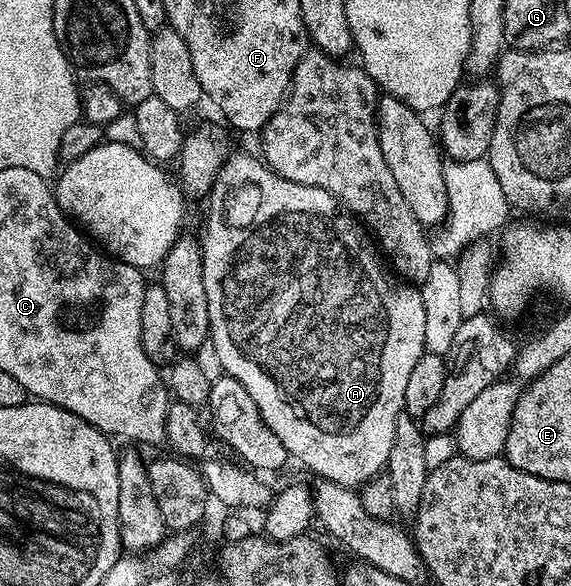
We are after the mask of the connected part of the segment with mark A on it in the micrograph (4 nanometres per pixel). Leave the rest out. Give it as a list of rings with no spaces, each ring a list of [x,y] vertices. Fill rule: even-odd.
[[[233,152],[216,176],[208,203],[202,252],[206,303],[210,315],[208,331],[211,350],[218,353],[225,374],[238,379],[238,383],[246,387],[246,395],[250,395],[258,411],[262,411],[266,427],[270,427],[270,431],[274,431],[274,435],[282,439],[282,447],[286,447],[289,458],[296,460],[297,457],[310,472],[317,473],[315,476],[325,481],[349,487],[367,485],[372,478],[385,472],[390,459],[394,423],[404,408],[406,382],[410,380],[414,363],[418,363],[420,356],[426,352],[426,307],[422,303],[419,288],[415,284],[397,279],[389,272],[377,246],[370,240],[361,222],[334,195],[330,195],[330,191],[322,191],[322,187],[306,187],[302,183],[294,183],[281,177],[273,169],[269,169],[259,156],[251,157],[248,153]]]

